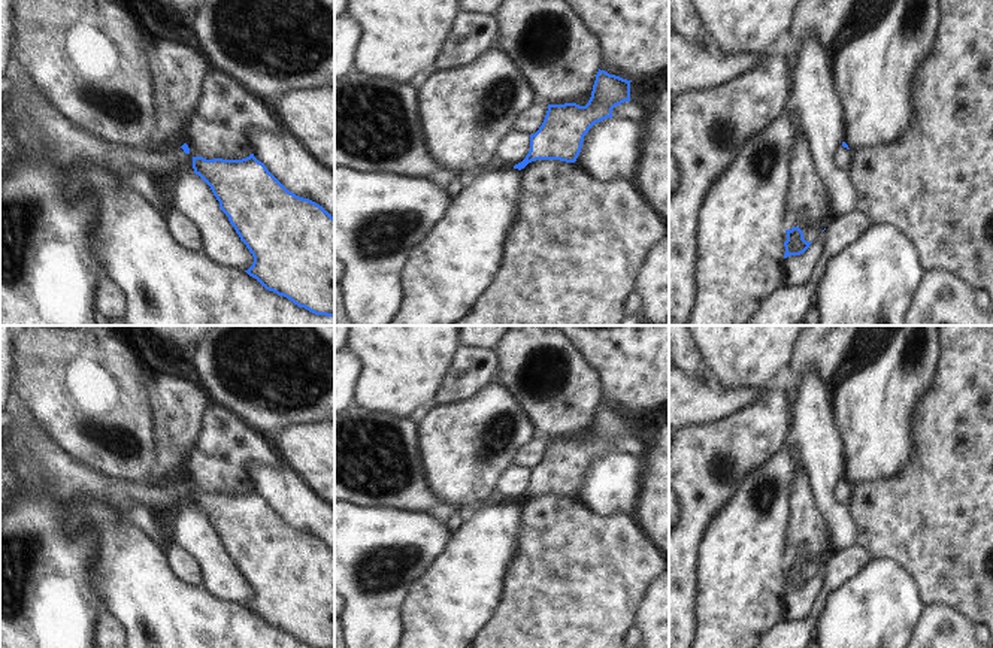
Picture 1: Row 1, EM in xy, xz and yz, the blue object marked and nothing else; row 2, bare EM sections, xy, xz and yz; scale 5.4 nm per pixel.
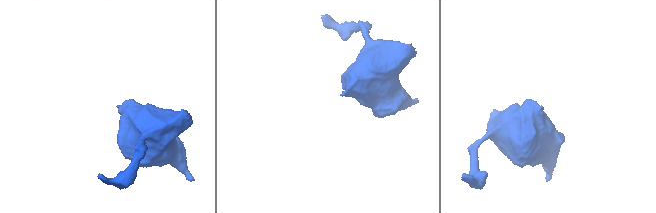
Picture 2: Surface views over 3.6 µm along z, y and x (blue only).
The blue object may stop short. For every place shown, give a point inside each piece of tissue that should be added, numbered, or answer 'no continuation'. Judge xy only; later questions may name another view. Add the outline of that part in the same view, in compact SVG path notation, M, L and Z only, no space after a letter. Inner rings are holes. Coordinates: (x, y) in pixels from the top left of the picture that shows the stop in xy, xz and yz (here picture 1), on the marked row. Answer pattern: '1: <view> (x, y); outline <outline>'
1: xy (48, 270); outline M22 76L15 88L0 97L0 113L7 121L15 143L21 148L16 160L0 178L0 325L102 325L94 305L100 264L90 237L99 216L99 199L87 190L75 197L66 196L66 178L75 166L105 169L127 184L128 169L140 169L148 178L158 179L175 170L193 167L193 154L182 148L154 148L151 145L128 149L105 146L75 125L40 94L33 93L33 84Z

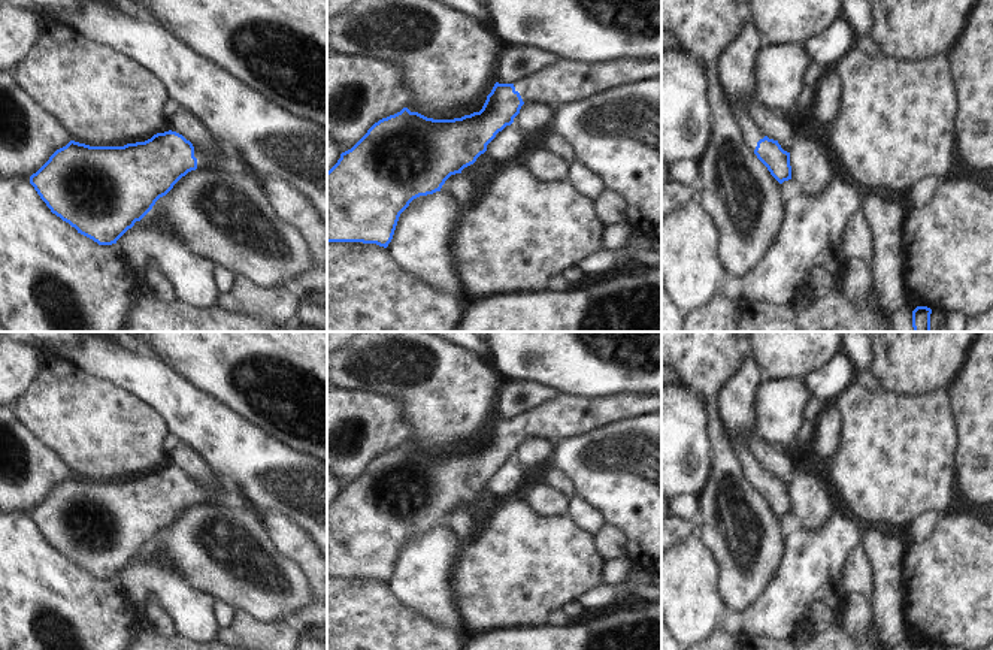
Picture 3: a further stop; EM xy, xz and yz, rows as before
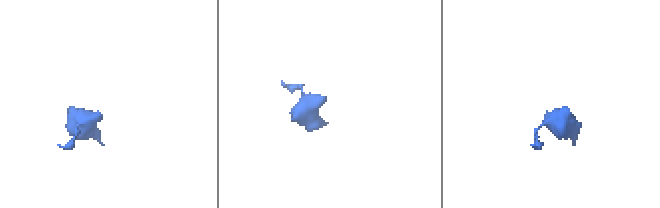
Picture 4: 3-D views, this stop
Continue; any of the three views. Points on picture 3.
1: xy (203, 160); outline M194 146L194 157L197 158L197 169L209 167L209 164L214 160L220 160L225 154L230 155L230 157L233 157L233 158L236 157L236 154L230 148L227 148L225 151L222 151L218 146L211 155L206 155L199 148Z

